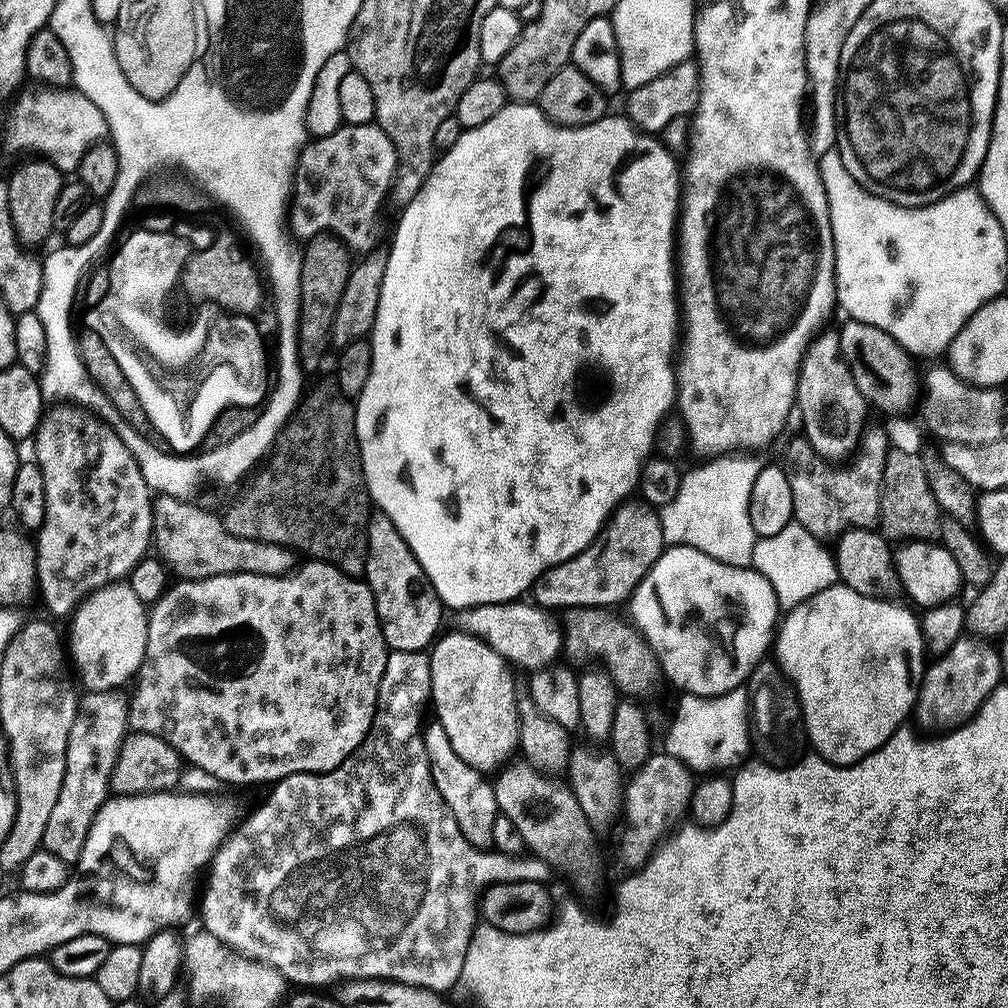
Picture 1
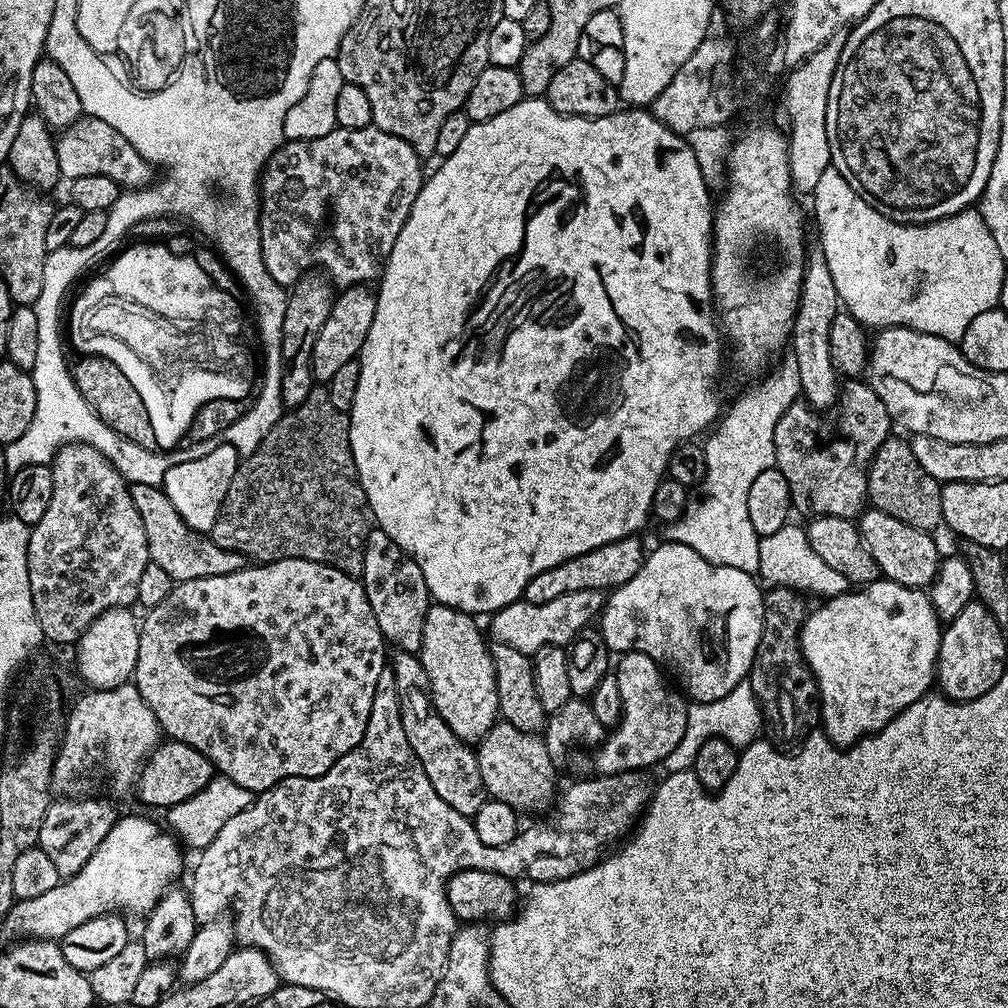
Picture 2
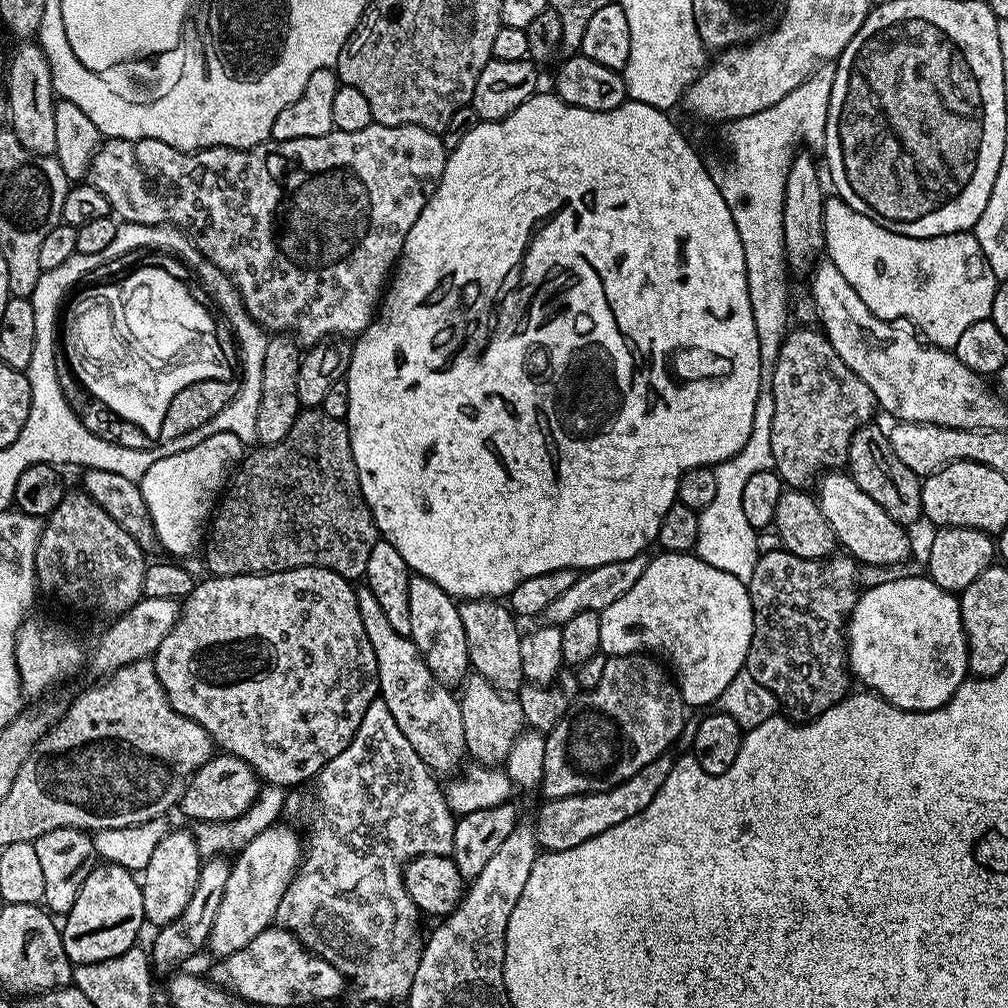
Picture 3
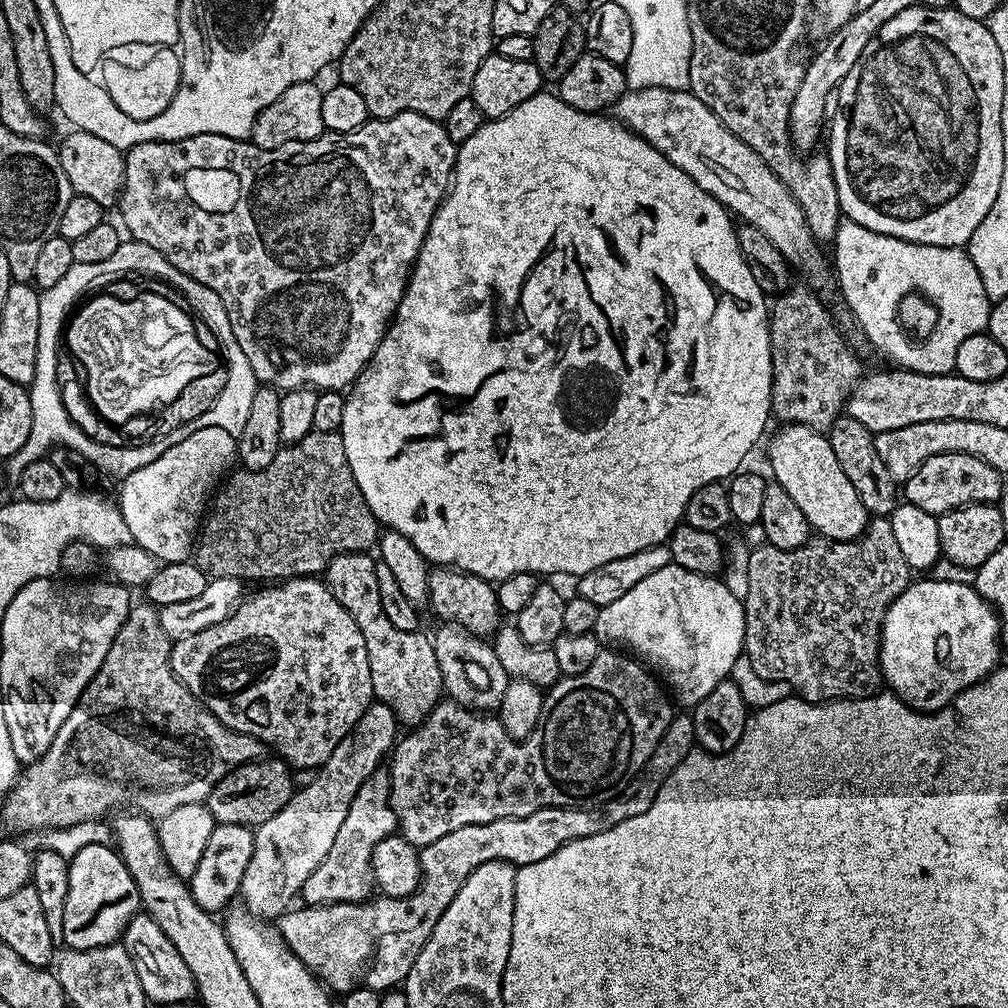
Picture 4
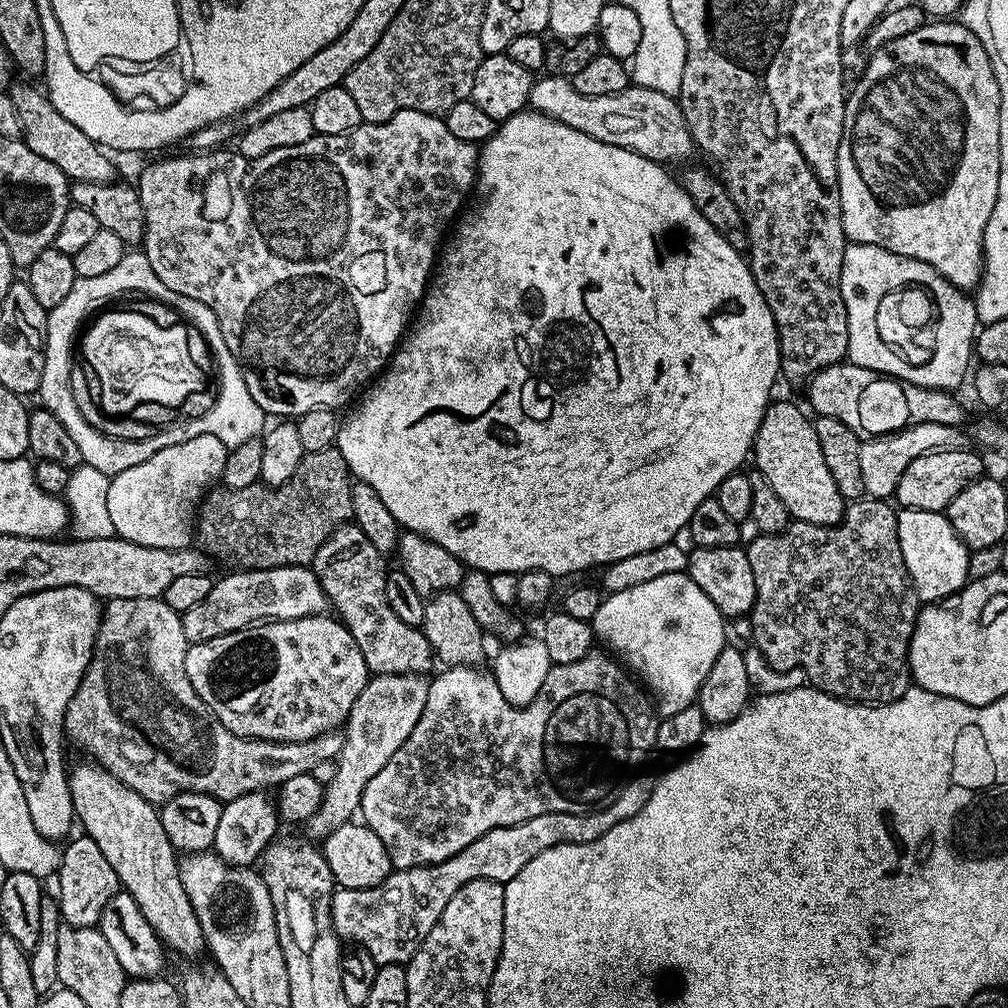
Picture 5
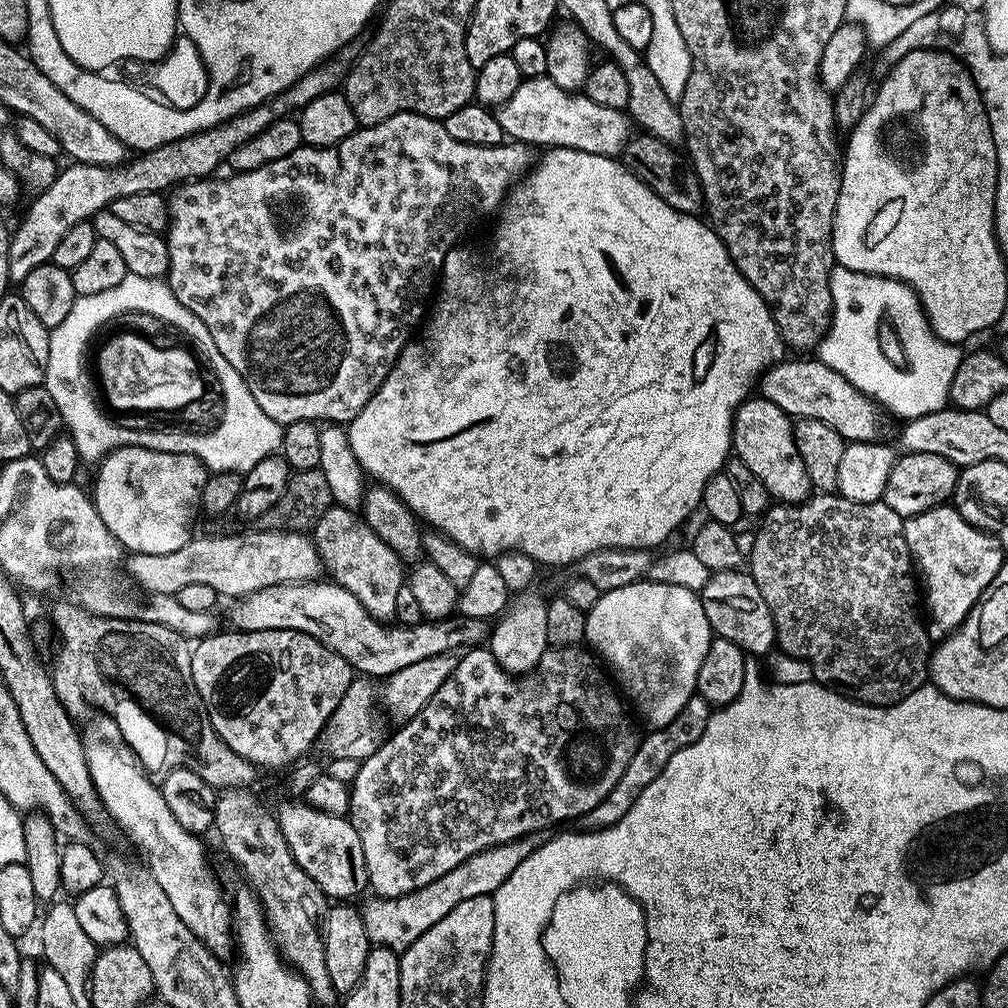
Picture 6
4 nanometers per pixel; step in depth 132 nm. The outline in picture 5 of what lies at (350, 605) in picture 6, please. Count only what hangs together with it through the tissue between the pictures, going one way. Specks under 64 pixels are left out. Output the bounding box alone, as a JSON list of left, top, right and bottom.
[182,567,329,644]

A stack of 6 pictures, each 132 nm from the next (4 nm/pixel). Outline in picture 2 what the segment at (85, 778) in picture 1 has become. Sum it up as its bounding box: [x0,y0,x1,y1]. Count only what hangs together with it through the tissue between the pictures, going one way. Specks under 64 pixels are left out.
[38,798,118,878]

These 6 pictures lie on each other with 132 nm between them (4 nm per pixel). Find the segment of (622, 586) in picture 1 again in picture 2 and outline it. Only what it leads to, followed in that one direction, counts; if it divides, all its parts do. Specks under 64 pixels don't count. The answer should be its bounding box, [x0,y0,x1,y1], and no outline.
[523,535,646,604]

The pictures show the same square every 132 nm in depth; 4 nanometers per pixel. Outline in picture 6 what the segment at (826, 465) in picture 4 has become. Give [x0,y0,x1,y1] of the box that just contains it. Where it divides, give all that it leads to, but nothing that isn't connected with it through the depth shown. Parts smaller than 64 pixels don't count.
[730,398,813,504]

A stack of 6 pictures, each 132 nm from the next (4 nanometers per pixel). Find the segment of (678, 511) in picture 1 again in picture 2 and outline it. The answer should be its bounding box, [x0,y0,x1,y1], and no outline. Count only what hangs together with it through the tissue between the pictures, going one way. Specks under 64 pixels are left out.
[666,358,801,574]

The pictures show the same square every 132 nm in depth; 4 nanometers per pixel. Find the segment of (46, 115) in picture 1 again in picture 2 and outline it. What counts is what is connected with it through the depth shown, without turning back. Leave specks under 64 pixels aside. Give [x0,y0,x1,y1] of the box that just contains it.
[55,115,153,190]

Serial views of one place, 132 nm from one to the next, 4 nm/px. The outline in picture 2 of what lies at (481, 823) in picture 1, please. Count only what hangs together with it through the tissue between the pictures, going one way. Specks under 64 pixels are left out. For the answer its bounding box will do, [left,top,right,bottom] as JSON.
[390,651,486,818]

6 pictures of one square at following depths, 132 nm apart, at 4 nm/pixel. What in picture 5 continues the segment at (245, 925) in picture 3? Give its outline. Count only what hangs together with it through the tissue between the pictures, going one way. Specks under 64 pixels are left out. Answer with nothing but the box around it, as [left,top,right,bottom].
[306,674,429,838]

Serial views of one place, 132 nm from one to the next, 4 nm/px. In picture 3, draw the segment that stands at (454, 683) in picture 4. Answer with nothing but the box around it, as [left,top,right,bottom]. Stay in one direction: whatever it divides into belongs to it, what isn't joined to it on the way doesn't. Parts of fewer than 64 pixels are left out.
[458,674,526,765]

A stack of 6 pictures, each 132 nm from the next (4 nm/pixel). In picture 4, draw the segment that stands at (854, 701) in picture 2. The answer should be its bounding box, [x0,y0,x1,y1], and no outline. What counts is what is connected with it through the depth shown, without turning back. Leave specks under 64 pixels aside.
[880,580,1002,712]

